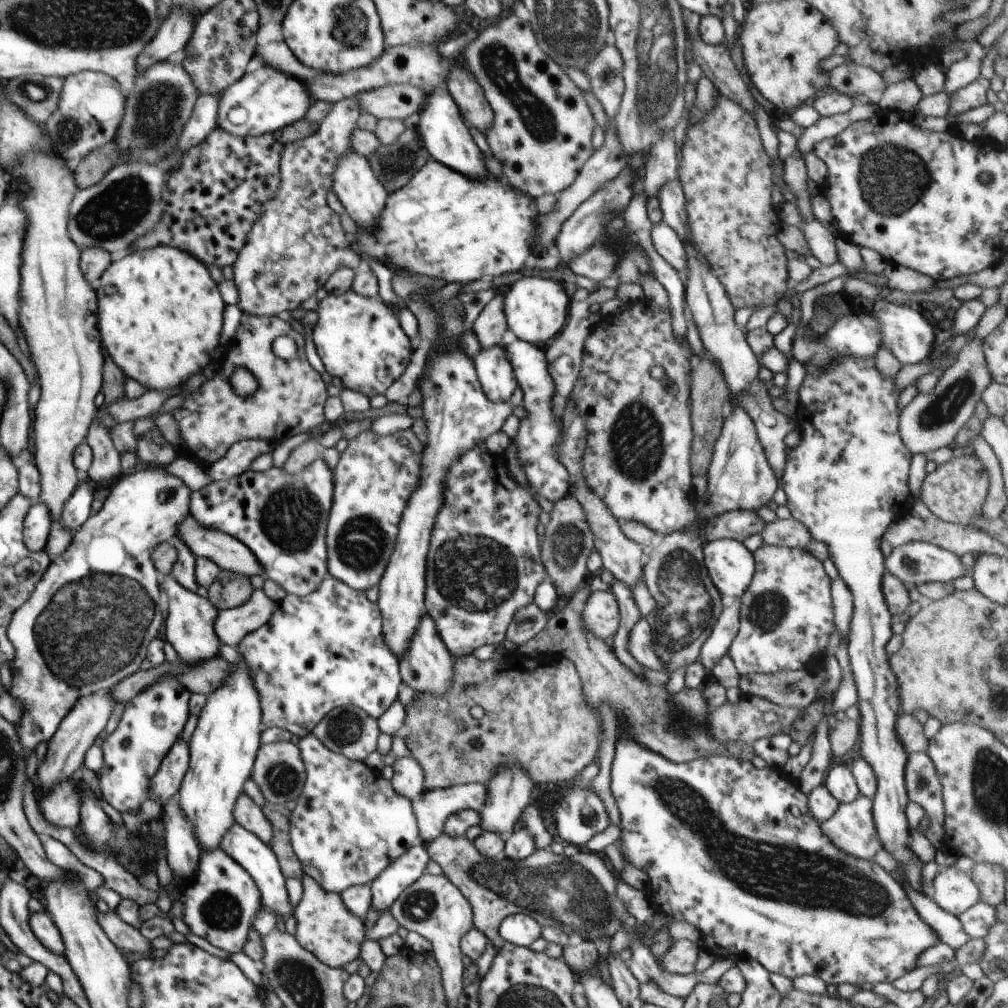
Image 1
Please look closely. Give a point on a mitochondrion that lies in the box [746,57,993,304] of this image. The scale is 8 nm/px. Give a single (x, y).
(893, 179)

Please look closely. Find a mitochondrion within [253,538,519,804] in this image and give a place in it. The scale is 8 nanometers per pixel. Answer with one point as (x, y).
(343, 728)

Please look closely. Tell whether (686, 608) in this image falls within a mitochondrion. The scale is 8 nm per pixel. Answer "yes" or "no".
yes

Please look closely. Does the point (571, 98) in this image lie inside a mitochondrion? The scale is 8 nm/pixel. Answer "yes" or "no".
no

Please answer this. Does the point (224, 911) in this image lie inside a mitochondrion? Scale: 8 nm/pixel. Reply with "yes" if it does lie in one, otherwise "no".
yes

